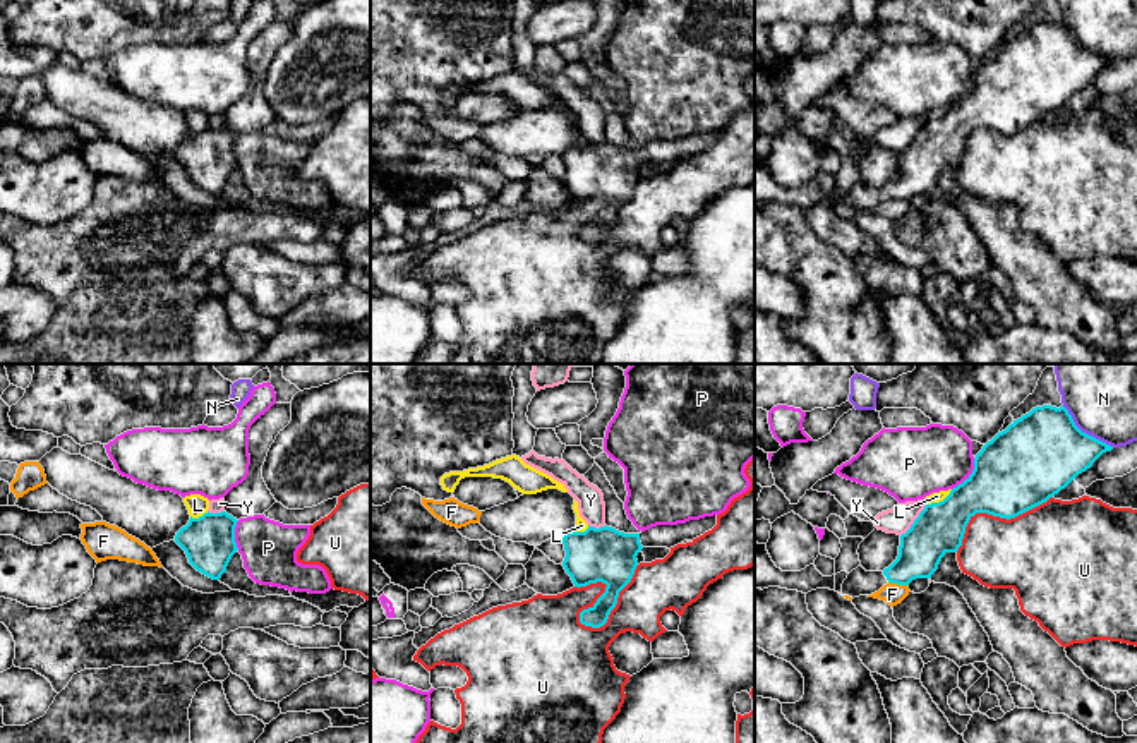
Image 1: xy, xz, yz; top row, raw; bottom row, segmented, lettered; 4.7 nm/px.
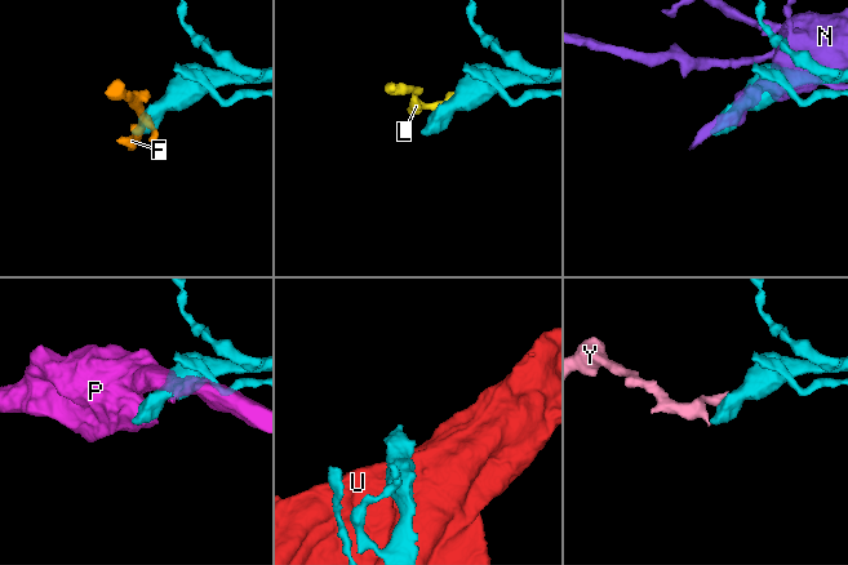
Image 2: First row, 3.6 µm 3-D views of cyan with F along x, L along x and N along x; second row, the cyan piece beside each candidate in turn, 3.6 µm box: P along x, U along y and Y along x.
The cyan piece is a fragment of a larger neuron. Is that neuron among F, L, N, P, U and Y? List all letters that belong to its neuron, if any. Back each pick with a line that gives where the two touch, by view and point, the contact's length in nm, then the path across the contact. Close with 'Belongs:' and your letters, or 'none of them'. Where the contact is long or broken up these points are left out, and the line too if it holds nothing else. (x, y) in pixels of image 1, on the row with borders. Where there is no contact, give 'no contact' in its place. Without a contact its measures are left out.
Belongs: none of them

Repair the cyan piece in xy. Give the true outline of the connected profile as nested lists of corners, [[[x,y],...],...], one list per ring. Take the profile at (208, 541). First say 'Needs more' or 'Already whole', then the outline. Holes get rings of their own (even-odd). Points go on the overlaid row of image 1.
Already whole. [[[204,513],[182,527],[175,542],[185,551],[189,563],[202,575],[220,580],[232,556],[238,551],[235,542],[237,518],[221,513]]]

